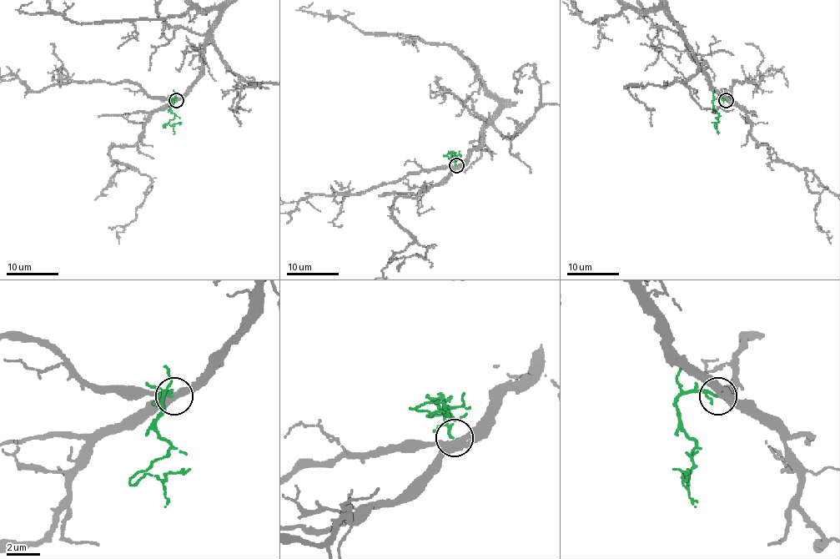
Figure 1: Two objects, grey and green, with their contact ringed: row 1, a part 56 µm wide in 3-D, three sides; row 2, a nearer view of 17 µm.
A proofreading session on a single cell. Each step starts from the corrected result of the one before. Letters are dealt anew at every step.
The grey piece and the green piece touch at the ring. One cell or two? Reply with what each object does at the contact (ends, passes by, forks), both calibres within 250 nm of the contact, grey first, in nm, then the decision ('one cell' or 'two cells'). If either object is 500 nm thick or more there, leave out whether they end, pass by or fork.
grey forks there; green passes by; 360 nm thick on the grey side, 110 nm on the other; one cell

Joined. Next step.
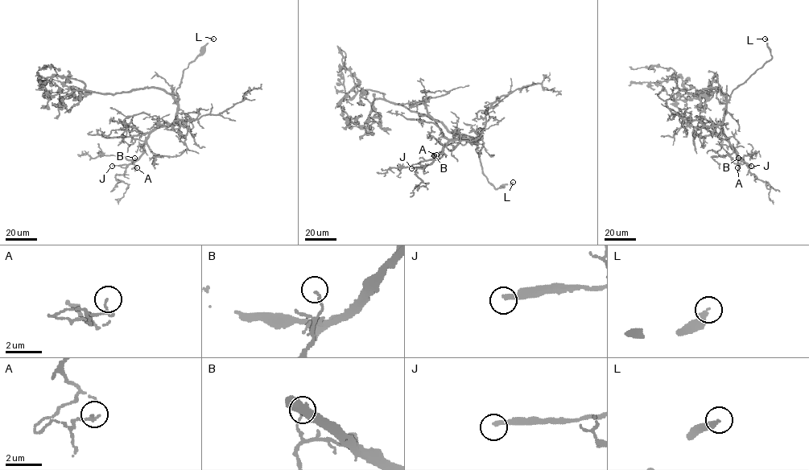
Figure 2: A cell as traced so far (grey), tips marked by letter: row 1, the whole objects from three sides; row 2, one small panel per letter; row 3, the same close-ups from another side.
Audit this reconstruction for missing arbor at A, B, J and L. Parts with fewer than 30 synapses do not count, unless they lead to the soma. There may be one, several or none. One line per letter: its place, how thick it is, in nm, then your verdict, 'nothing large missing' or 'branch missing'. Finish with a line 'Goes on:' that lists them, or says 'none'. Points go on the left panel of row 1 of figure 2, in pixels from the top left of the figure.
A: (137, 167) | 80 nm | nothing large missing
B: (134, 158) | 90 nm | nothing large missing
J: (112, 166) | 240 nm | branch missing
L: (213, 39) | 220 nm | branch missing
Goes on: J, L

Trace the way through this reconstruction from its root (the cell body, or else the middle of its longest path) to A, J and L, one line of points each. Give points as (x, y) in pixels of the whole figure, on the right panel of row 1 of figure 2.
A: (718, 88), (725, 95), (726, 101), (723, 131), (741, 160), (737, 161), (737, 167)
J: (718, 88), (725, 95), (726, 101), (723, 131), (736, 154), (751, 166)
L: (718, 88), (728, 102), (735, 89), (771, 59), (765, 39)

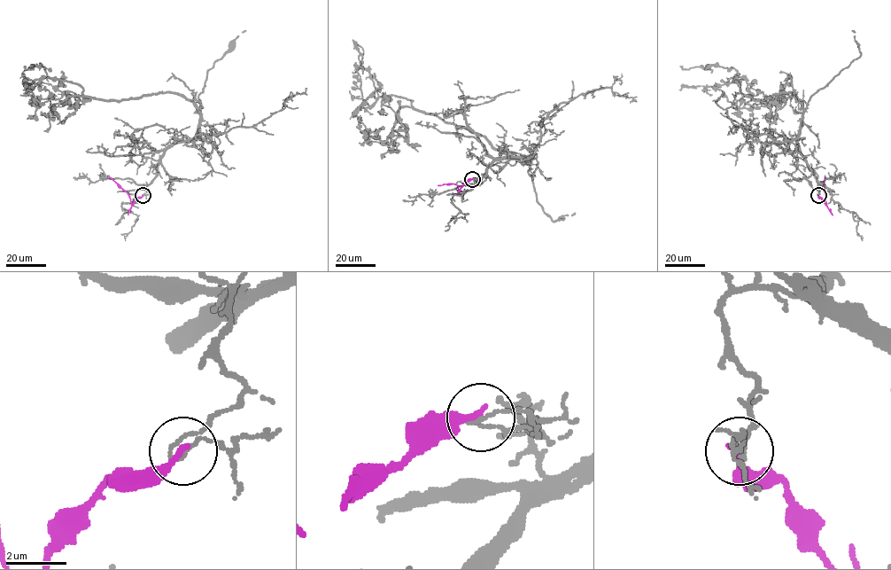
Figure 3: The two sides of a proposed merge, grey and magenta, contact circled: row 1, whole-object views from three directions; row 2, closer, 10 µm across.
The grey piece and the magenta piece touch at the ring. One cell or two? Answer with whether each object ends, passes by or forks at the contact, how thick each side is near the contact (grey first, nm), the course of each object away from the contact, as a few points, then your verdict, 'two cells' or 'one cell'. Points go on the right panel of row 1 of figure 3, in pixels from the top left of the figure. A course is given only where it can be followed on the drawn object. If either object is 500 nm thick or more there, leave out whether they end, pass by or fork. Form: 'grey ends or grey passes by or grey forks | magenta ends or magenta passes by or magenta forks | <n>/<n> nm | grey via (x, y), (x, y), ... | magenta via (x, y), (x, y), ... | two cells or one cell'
grey passes by | magenta ends | 100/280 nm | grey via (818, 195), (798, 142), (801, 103), (756, 100), (743, 77), (735, 103), (713, 87) | magenta via (818, 195), (825, 205), (825, 175) | two cells

